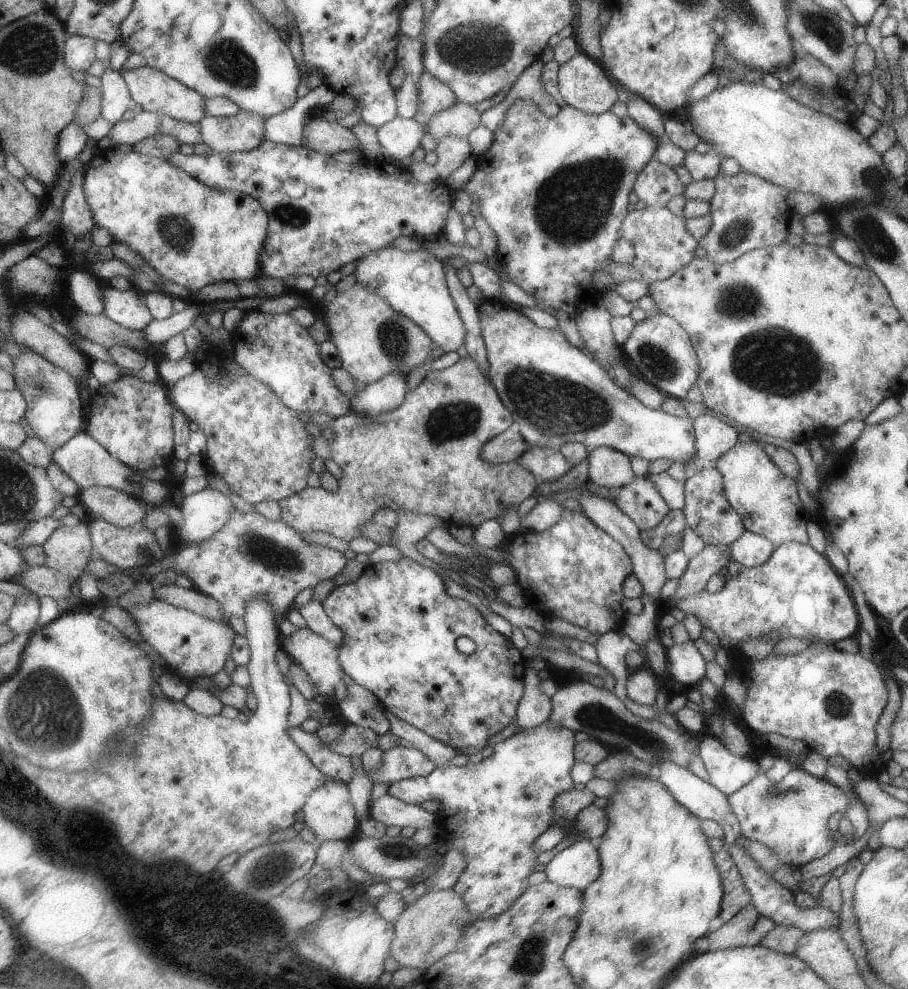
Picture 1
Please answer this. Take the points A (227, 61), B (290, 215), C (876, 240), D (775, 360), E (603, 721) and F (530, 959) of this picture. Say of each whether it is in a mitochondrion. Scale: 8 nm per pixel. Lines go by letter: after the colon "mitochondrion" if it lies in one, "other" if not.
A: mitochondrion
B: mitochondrion
C: mitochondrion
D: mitochondrion
E: mitochondrion
F: mitochondrion

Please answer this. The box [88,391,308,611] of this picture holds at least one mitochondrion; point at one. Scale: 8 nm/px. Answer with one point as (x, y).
(274, 556)

